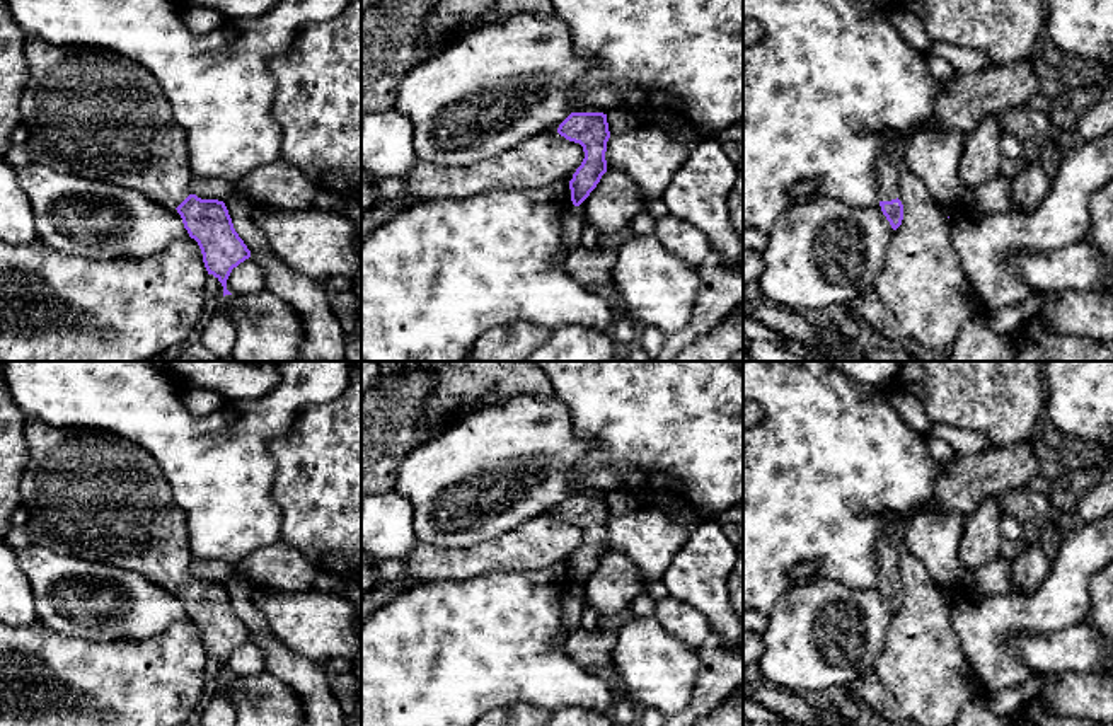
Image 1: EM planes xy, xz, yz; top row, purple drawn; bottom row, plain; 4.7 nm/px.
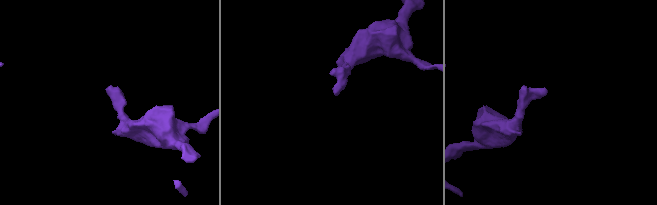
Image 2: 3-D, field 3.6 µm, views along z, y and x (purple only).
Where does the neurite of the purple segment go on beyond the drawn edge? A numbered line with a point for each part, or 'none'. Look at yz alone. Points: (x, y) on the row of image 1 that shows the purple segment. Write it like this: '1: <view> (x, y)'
1: yz (960, 106)

